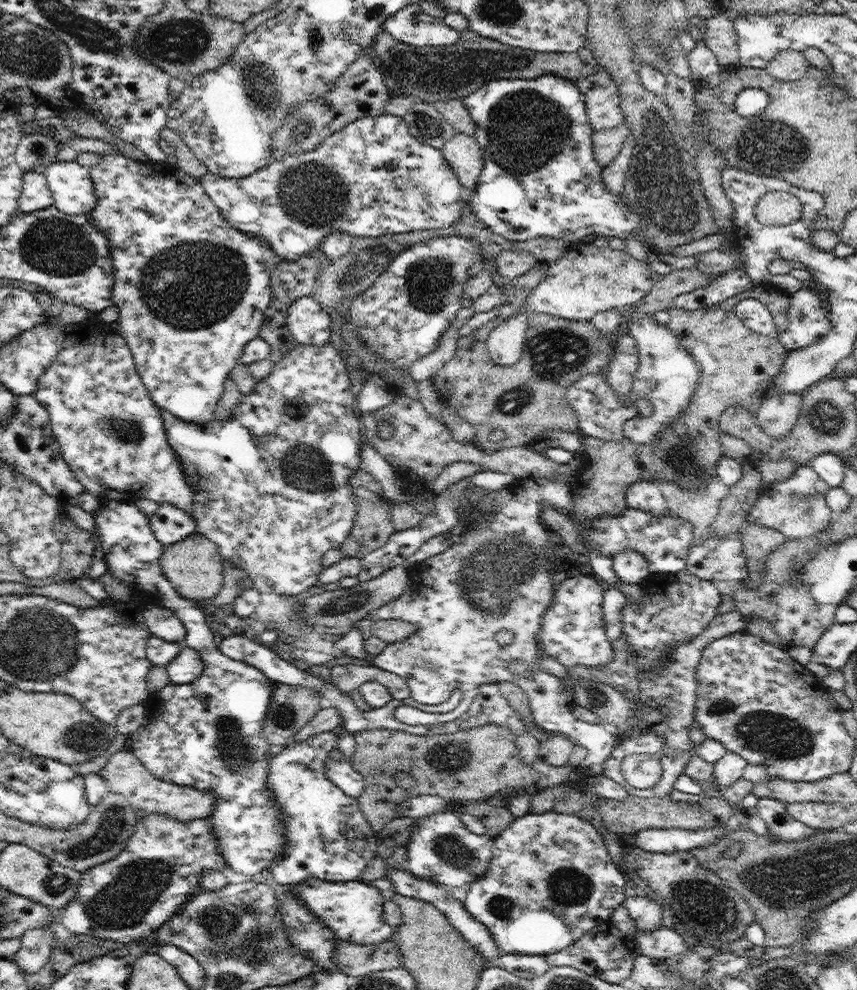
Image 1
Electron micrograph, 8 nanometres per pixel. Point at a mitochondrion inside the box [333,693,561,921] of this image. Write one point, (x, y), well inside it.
(445, 758)

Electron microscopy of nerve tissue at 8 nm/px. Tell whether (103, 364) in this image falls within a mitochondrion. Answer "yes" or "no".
no

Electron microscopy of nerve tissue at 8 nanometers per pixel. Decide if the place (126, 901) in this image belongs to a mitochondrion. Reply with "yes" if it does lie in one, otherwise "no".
yes

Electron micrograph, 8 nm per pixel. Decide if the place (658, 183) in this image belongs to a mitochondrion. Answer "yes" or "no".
yes

